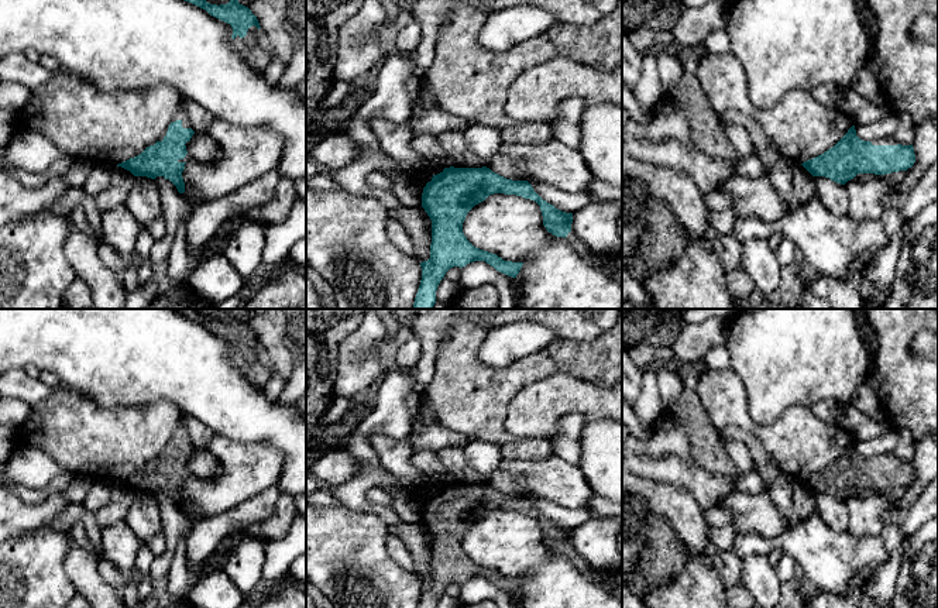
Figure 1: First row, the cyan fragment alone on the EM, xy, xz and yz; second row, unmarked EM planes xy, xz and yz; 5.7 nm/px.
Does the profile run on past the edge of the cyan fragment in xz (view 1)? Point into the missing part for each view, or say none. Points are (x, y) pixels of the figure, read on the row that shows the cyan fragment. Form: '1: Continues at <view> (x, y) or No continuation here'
1: No continuation here

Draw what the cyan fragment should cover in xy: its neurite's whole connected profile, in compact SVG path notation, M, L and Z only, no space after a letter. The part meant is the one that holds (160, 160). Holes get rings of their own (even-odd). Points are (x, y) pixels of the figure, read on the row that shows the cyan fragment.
M178 107L169 127L162 137L147 147L140 155L130 158L117 166L130 171L134 176L169 179L179 193L185 192L182 172L185 164L192 161L186 147L195 131L183 107Z

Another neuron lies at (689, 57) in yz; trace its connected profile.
M673 48L676 56L680 59L684 72L695 73L698 69L701 49L698 48Z

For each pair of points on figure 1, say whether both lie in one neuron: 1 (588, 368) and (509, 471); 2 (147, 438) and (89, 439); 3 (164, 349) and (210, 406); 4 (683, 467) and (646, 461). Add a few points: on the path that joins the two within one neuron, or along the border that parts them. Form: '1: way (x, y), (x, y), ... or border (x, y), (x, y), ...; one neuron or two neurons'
1: border (550, 454), (539, 460), (502, 460); two neurons
2: way (133, 438), (103, 439); one neuron
3: way (178, 363), (208, 392); one neuron
4: way (674, 467), (655, 467); one neuron

